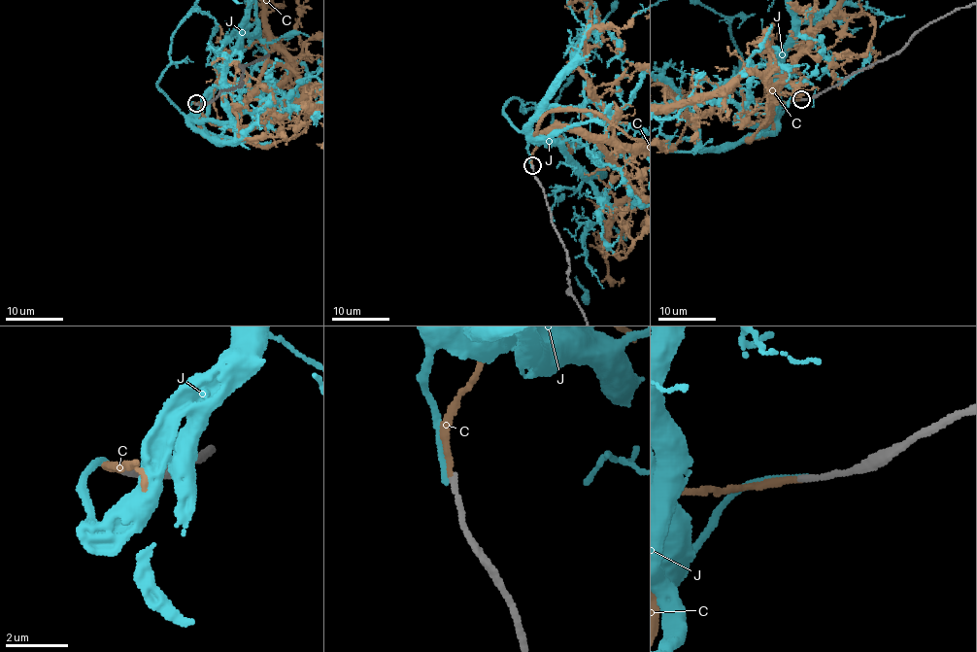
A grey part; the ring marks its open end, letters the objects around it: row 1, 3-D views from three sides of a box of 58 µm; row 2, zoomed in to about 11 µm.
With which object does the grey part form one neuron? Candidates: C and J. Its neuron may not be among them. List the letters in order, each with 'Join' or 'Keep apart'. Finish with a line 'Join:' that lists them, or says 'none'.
C: Join
J: Keep apart
Join: C

